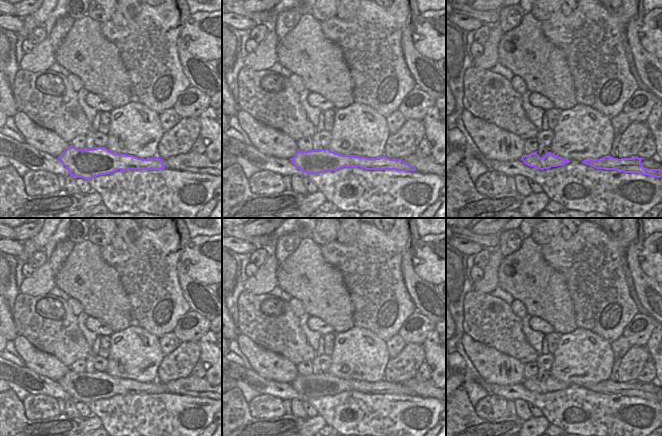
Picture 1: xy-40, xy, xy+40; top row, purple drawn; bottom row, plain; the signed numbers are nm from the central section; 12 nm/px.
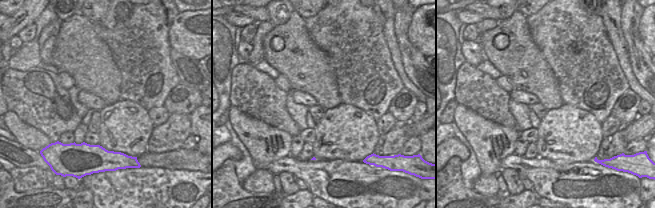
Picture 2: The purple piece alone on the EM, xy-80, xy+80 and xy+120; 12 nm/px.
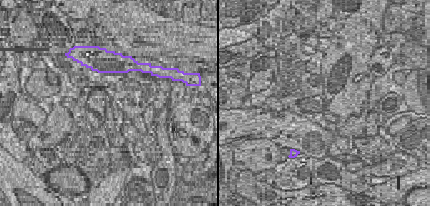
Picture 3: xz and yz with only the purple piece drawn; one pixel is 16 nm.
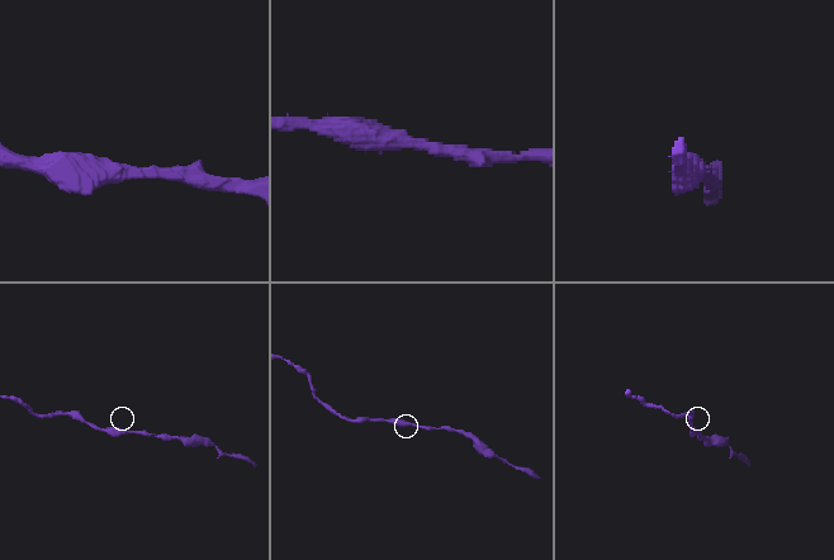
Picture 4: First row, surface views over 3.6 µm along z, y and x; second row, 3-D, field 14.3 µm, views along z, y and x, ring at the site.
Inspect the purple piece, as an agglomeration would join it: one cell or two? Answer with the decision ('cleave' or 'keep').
keep

